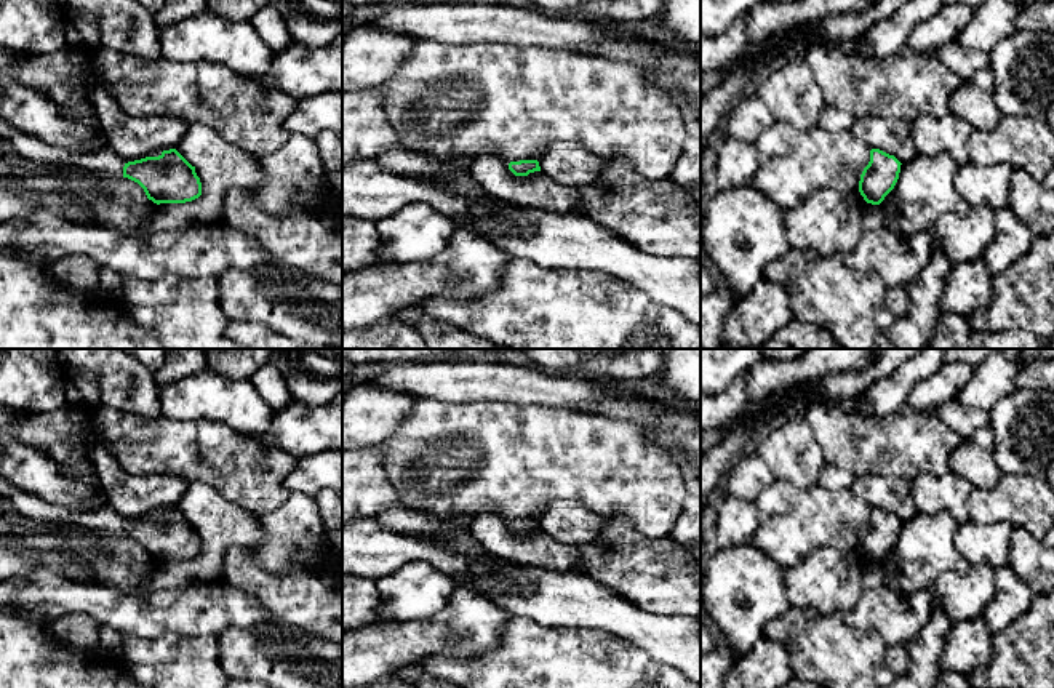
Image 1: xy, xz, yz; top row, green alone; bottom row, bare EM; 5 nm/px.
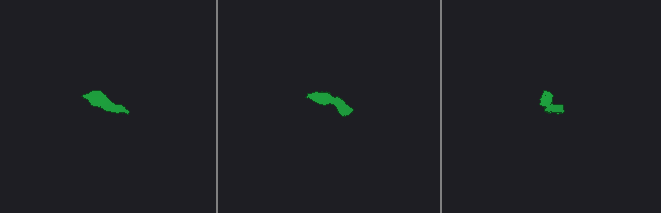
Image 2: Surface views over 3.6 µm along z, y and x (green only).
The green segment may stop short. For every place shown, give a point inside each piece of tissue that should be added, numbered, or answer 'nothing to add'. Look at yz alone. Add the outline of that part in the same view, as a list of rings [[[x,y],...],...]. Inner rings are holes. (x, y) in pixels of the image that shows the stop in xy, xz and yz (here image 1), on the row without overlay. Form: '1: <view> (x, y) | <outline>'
nothing to add

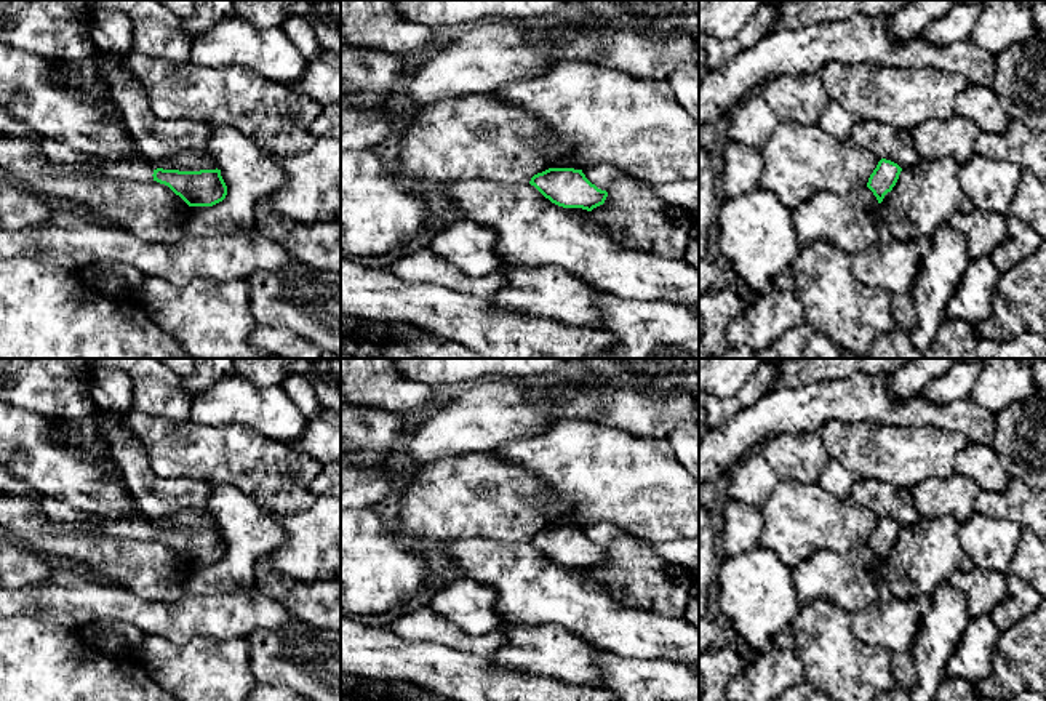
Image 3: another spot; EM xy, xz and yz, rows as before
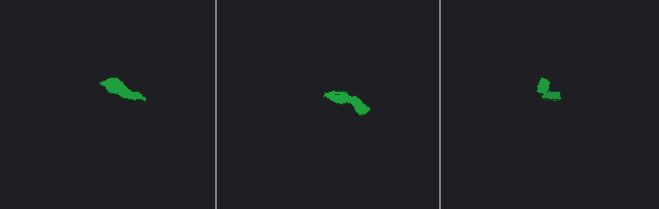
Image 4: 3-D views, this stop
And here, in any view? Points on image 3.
1: xy (135, 527) | [[[0,464],[0,491],[13,495],[38,495],[42,498],[43,511],[56,522],[66,523],[91,523],[104,528],[109,535],[117,538],[130,538],[138,541],[154,539],[154,530],[158,527],[155,522],[144,515],[130,515],[117,520],[101,520],[96,515],[77,511],[67,503],[42,495],[26,482],[19,480],[8,469]]]

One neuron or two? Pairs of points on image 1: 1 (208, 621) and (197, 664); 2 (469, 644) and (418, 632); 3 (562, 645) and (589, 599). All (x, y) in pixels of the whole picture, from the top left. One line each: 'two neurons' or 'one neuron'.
1: two neurons
2: one neuron
3: two neurons

